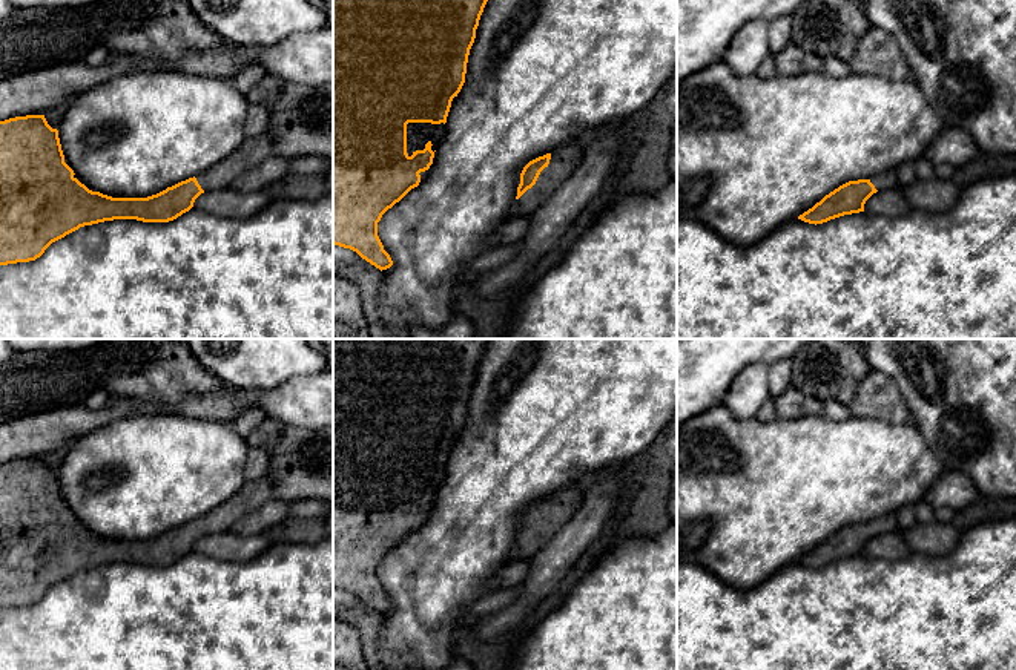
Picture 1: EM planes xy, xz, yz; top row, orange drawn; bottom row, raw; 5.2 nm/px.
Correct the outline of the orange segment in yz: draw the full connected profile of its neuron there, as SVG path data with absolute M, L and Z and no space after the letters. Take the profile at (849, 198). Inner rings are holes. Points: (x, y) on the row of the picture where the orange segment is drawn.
M895 170L870 179L849 181L826 195L812 209L800 215L798 219L816 225L844 215L859 213L864 212L864 204L873 193L896 187Z

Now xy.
M267 75L249 90L247 100L249 103L262 103L270 107L272 126L261 138L247 138L235 153L216 166L147 198L112 198L92 192L81 184L74 176L74 170L64 163L58 130L48 124L45 115L26 115L0 121L0 265L35 261L52 242L84 225L114 219L173 221L189 212L201 193L227 189L242 172L256 167L270 156L290 159L313 155L333 161L333 83L321 86L289 84L273 75Z

